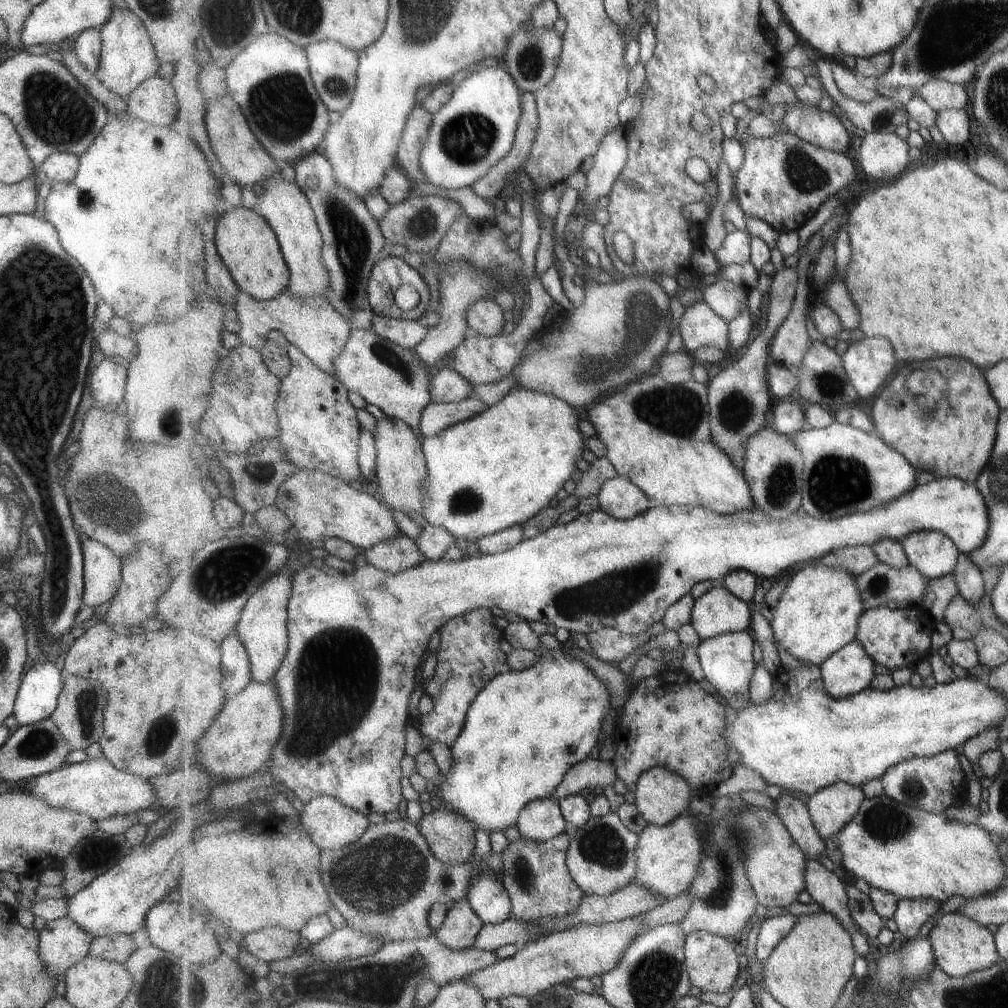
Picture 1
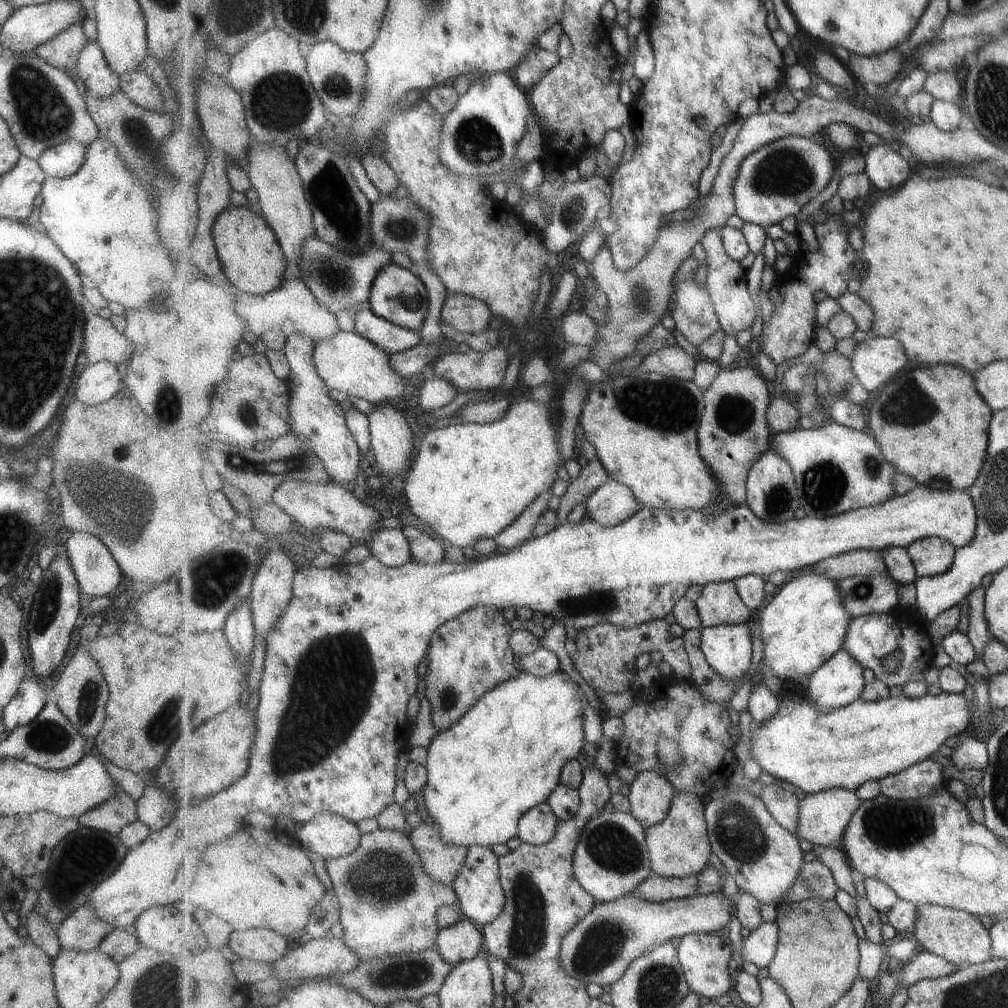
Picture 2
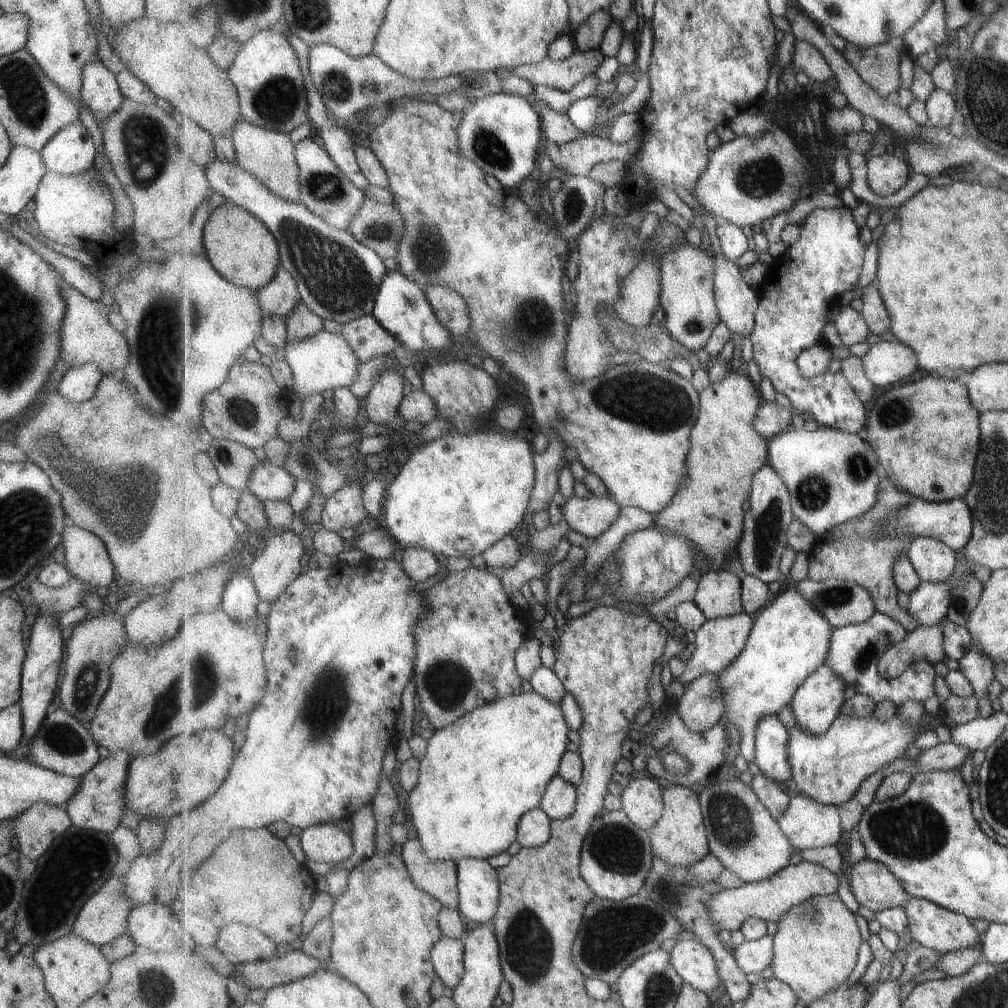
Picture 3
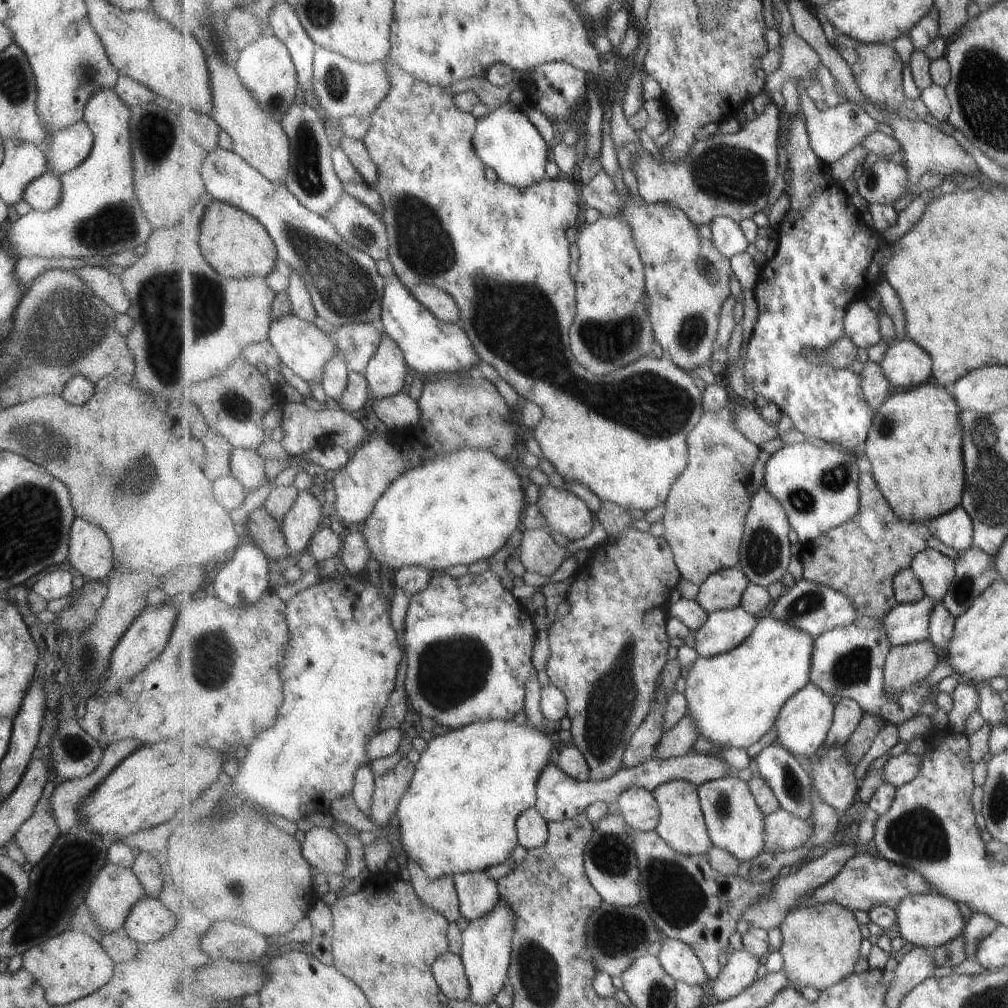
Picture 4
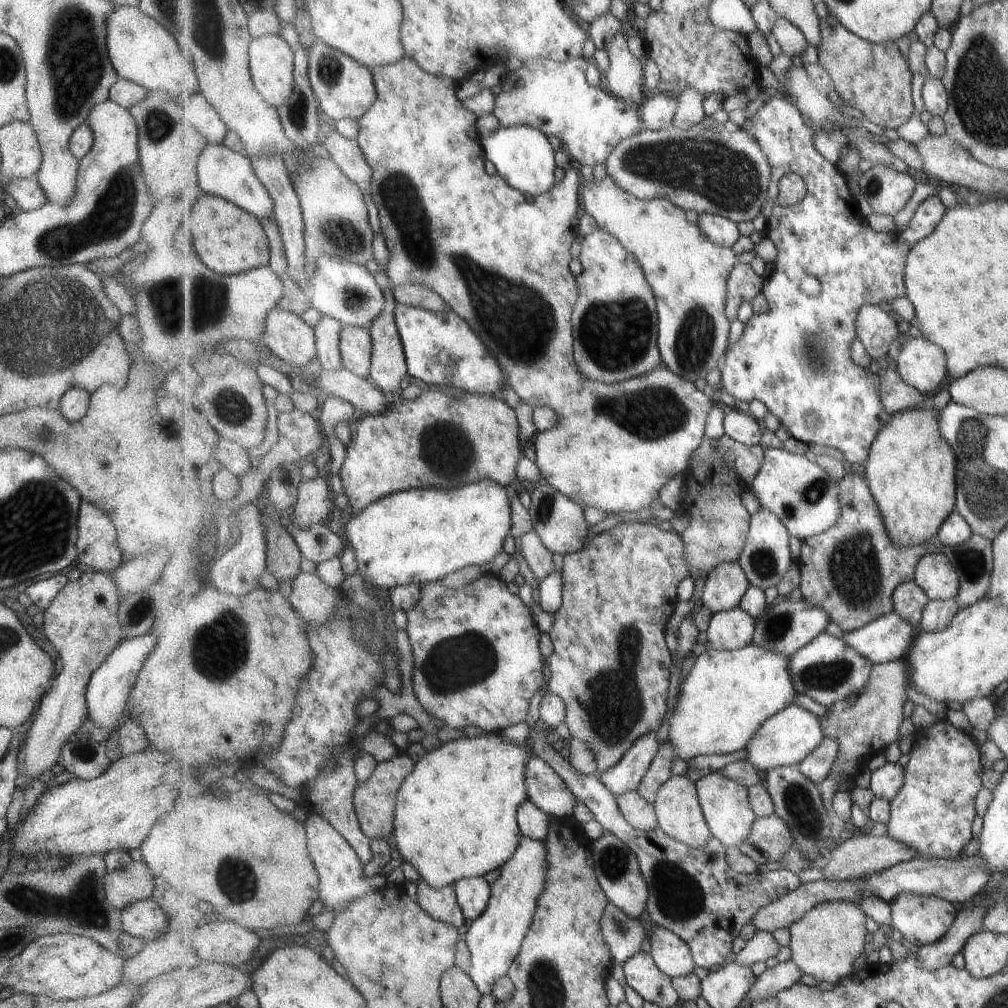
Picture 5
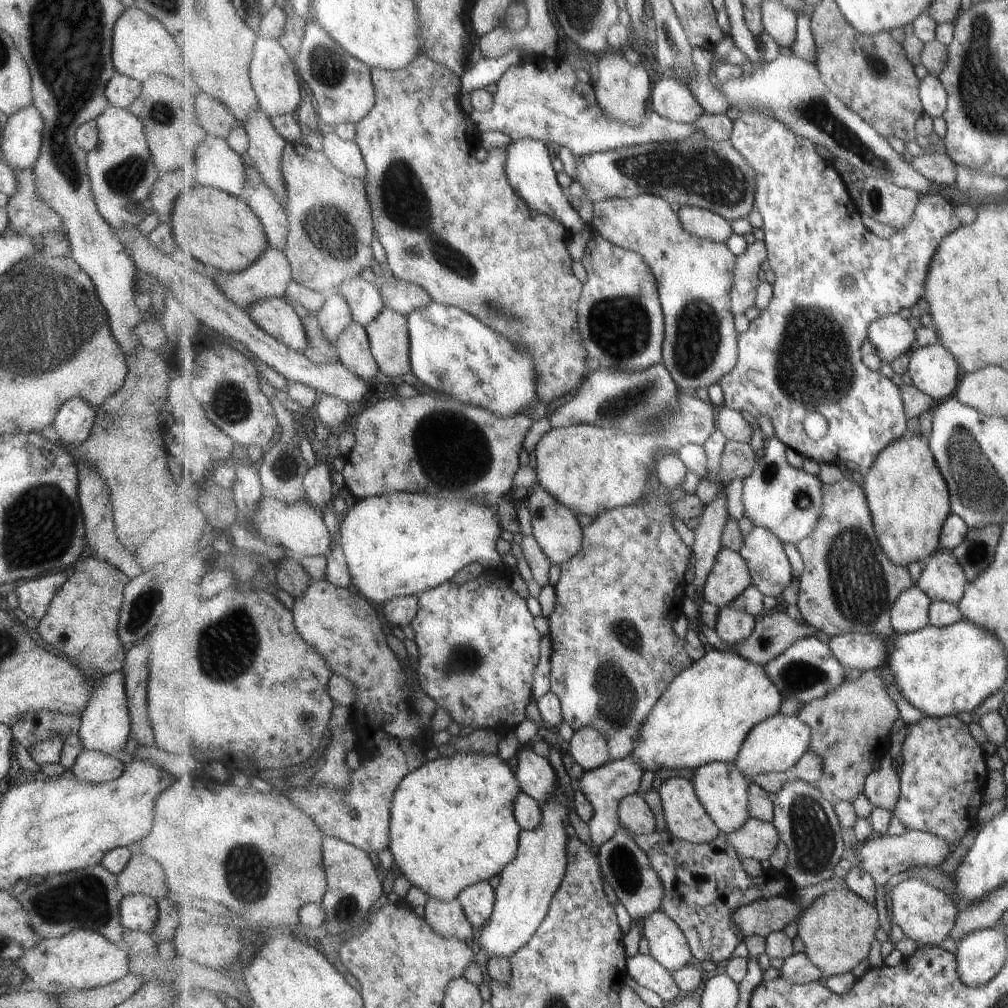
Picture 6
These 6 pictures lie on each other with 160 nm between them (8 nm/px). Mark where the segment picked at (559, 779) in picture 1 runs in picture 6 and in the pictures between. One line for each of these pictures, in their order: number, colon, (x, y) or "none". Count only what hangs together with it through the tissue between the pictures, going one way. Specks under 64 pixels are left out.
2: (505, 756)
3: (481, 775)
4: (459, 815)
5: (456, 817)
6: (452, 825)

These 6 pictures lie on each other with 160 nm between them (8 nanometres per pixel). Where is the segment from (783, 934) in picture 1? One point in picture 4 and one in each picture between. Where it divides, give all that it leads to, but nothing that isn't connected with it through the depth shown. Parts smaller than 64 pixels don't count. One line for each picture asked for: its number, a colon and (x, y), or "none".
2: (760, 947)
3: (755, 956)
4: (741, 969)

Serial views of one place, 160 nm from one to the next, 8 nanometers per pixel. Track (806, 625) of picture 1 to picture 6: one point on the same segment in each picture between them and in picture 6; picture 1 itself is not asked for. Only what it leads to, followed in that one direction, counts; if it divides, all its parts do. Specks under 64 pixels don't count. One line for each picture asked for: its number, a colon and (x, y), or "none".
2: (803, 624)
3: (791, 640)
4: (734, 699)
5: (728, 695)
6: (708, 711)

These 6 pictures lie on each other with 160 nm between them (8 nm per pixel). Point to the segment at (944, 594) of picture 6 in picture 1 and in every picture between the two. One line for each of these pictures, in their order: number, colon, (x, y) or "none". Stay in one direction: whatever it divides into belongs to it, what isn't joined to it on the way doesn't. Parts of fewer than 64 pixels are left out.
1: (934, 553)
2: (934, 556)
3: (934, 561)
4: (936, 571)
5: (935, 573)

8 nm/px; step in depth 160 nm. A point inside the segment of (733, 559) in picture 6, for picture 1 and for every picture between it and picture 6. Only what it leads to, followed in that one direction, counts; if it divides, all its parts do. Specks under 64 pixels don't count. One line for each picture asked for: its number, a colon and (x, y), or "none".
1: (718, 611)
2: (720, 603)
3: (719, 595)
4: (723, 590)
5: (726, 585)

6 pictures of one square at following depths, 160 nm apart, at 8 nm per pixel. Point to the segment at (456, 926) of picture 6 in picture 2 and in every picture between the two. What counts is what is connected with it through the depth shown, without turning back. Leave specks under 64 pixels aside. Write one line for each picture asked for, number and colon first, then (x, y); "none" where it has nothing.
2: (444, 863)
3: (440, 878)
4: (441, 894)
5: (443, 905)

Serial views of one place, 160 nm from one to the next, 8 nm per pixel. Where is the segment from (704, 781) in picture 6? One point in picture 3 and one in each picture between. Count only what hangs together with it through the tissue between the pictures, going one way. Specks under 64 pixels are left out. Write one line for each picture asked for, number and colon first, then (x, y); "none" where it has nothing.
3: (743, 834)
4: (736, 823)
5: (726, 803)

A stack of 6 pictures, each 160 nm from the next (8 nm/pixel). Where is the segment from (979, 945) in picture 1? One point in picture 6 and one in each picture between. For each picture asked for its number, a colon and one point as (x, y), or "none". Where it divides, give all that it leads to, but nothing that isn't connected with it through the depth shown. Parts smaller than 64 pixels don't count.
2: (957, 936)
3: (943, 930)
4: (930, 920)
5: (924, 919)
6: (926, 915)

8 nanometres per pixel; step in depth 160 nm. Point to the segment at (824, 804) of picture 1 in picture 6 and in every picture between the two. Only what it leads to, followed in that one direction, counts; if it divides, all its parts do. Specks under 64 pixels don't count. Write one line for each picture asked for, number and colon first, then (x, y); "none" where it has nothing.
2: (822, 818)
3: (808, 823)
4: (784, 832)
5: (770, 838)
6: (760, 840)

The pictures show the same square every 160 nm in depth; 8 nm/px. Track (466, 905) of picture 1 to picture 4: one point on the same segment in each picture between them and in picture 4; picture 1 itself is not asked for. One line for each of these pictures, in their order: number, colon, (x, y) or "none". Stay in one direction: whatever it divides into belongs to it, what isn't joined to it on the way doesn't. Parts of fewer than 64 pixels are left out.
2: (465, 940)
3: (448, 956)
4: (449, 970)

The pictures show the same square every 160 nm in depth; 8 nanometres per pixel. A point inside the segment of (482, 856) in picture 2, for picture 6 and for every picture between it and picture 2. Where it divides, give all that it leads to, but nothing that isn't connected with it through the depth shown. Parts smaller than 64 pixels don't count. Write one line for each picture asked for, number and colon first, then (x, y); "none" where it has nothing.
3: (479, 892)
4: (479, 894)
5: (473, 894)
6: (478, 901)

